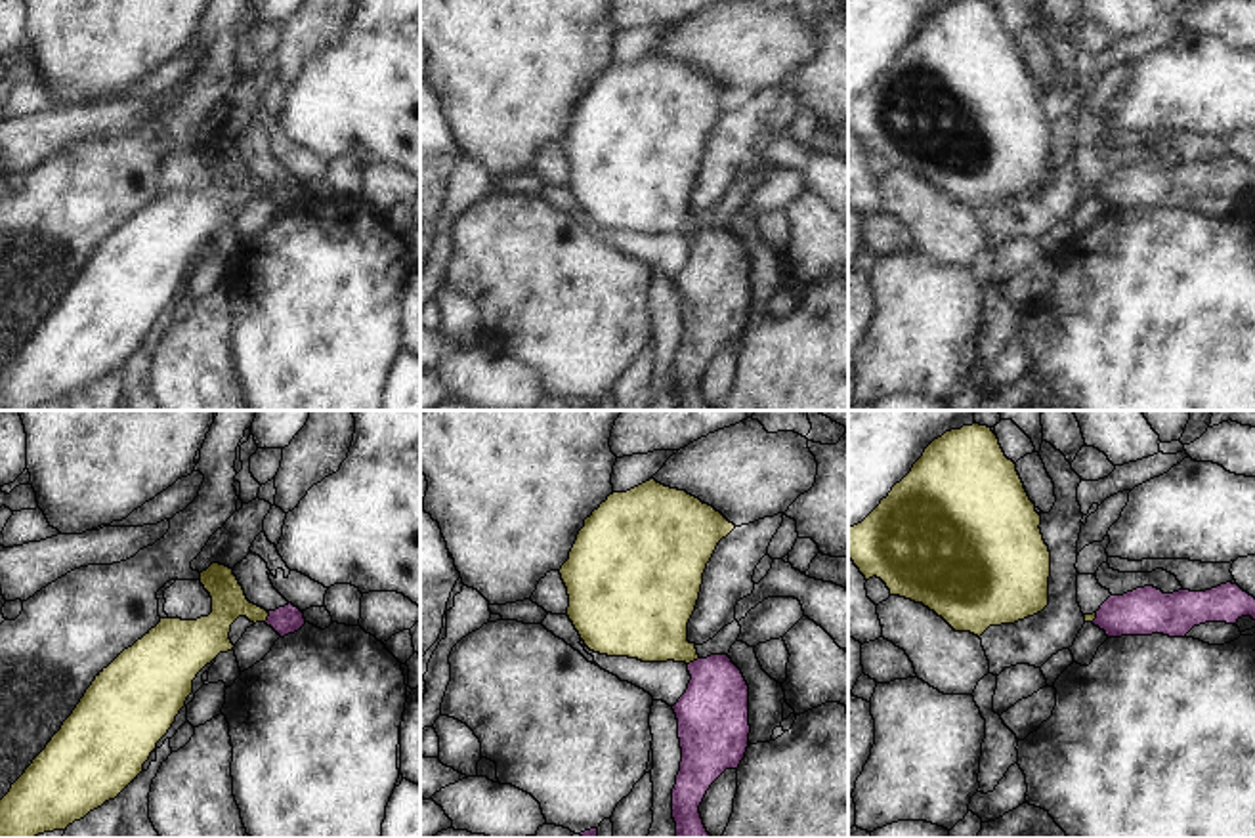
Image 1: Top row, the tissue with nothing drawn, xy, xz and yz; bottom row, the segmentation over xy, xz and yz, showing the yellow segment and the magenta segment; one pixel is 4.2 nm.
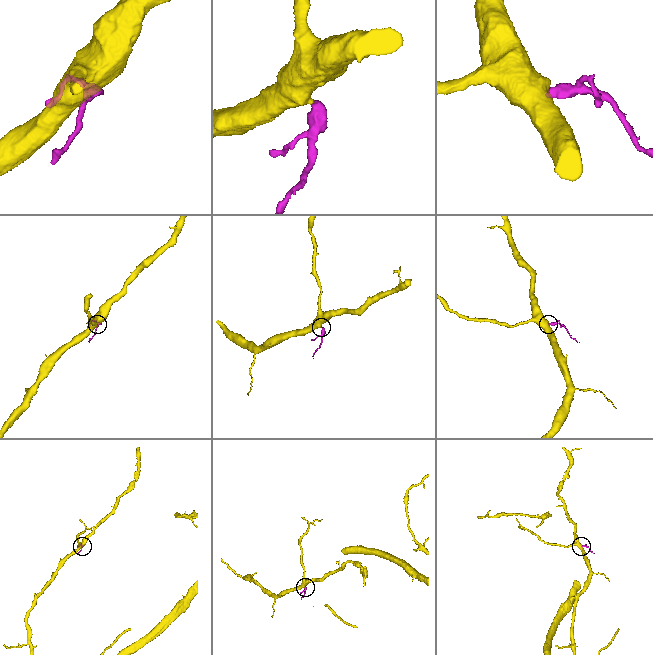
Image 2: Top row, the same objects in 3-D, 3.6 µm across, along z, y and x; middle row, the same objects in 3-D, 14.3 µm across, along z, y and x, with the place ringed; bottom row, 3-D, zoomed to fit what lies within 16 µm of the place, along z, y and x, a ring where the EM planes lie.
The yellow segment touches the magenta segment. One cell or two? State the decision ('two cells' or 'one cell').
two cells

